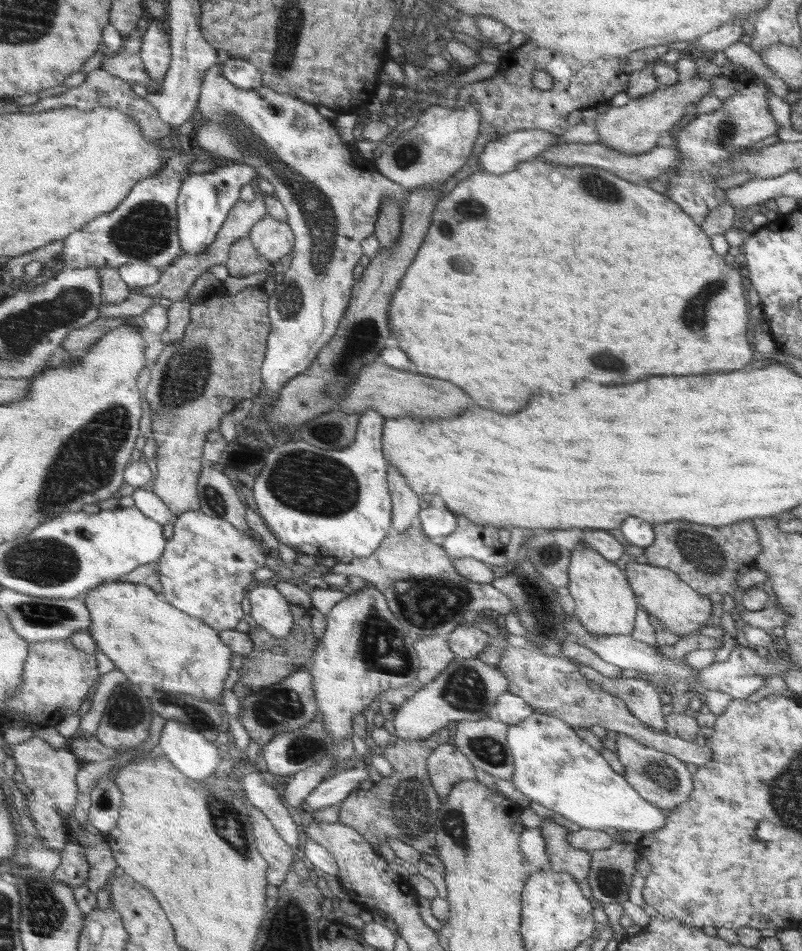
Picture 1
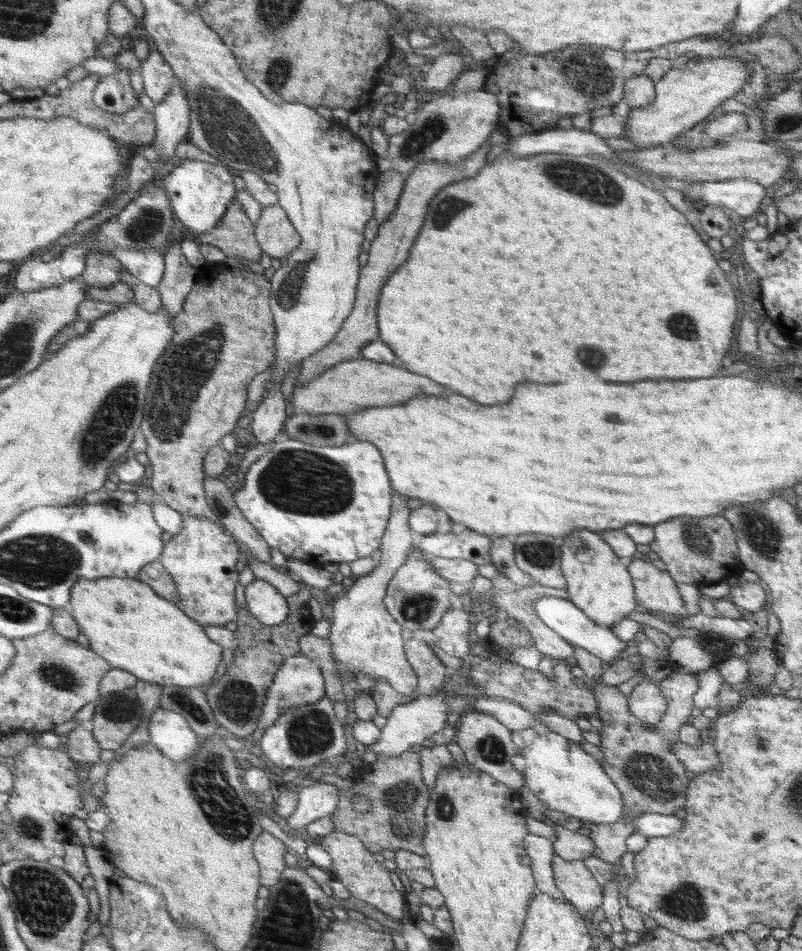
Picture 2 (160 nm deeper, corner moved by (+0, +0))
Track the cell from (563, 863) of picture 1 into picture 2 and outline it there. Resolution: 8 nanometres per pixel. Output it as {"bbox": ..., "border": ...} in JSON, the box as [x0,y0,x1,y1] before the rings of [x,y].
{"bbox":[551,854,602,915],"border":[[[554,854],[551,862],[556,887],[577,910],[592,915],[602,904],[602,890],[582,861],[566,861]]]}

